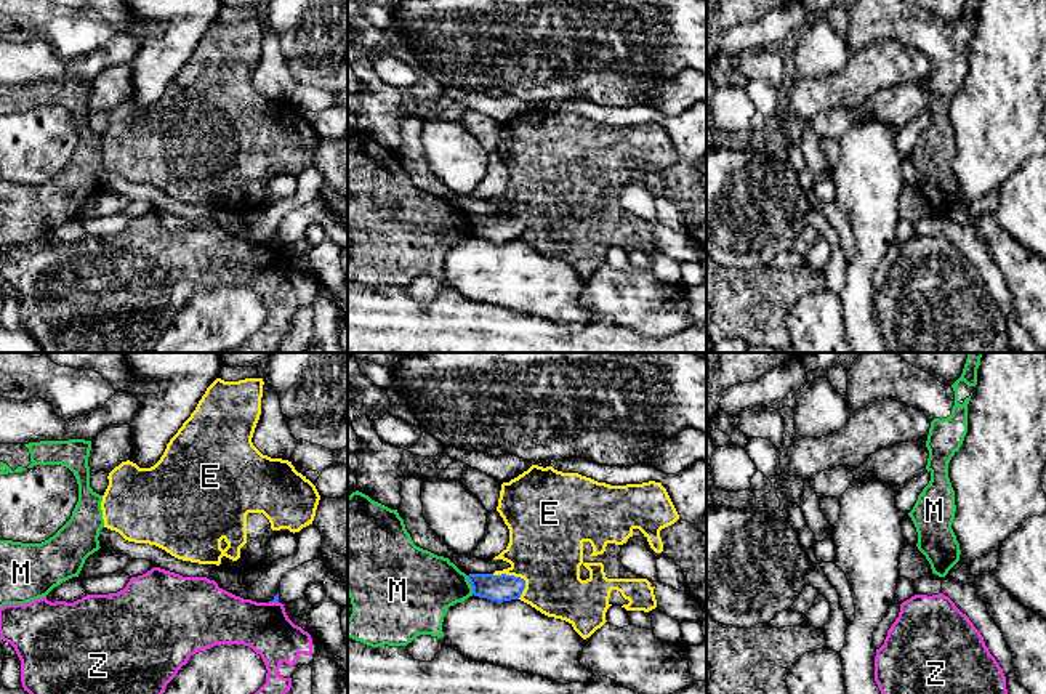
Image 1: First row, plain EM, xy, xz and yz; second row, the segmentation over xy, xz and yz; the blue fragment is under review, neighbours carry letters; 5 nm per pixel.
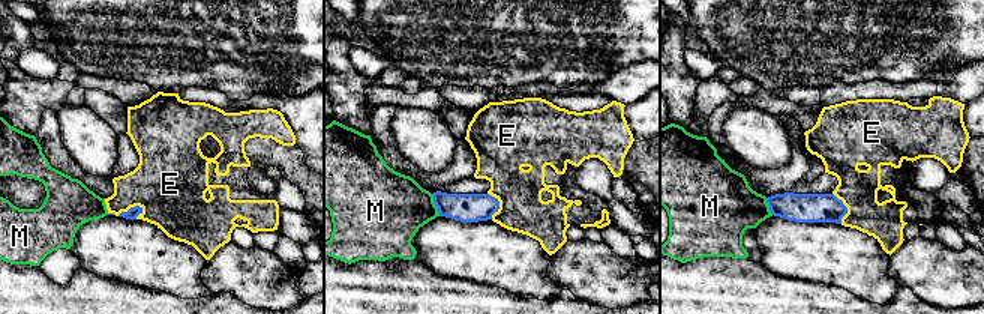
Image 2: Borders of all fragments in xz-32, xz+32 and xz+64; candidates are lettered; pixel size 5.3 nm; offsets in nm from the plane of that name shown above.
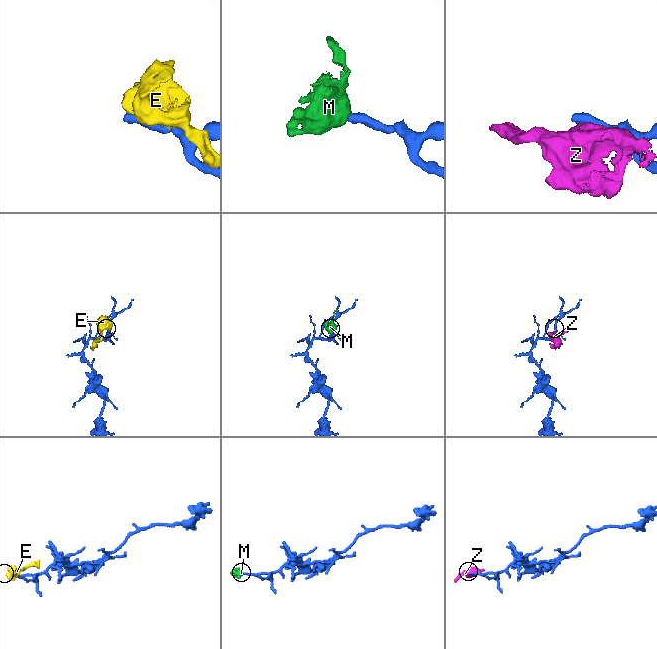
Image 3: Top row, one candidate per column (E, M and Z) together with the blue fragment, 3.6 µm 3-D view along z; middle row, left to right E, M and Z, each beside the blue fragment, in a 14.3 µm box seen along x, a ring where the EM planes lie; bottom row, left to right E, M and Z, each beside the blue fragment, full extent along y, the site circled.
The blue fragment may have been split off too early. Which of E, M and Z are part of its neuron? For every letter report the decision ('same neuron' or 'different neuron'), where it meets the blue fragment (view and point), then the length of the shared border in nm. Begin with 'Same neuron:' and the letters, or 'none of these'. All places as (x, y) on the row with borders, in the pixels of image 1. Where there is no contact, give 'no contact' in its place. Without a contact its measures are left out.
Same neuron: none of these
E: different neuron | xz (516, 577) | 190 nm
M: different neuron | xz (471, 585) | 100 nm
Z: different neuron | xy (274, 601) | 40 nm

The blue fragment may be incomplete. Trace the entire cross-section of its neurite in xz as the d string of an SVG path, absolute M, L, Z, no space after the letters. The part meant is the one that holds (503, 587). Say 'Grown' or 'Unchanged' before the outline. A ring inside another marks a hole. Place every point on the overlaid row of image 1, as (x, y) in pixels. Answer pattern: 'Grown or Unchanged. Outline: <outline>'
Unchanged. Outline: M469 574L468 580L474 596L497 603L519 599L525 588L524 579L506 574Z

